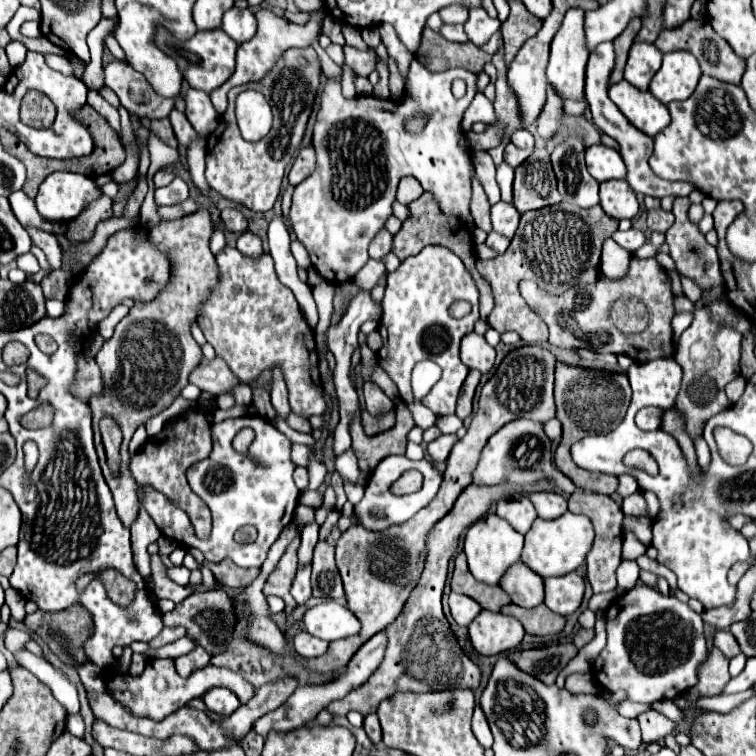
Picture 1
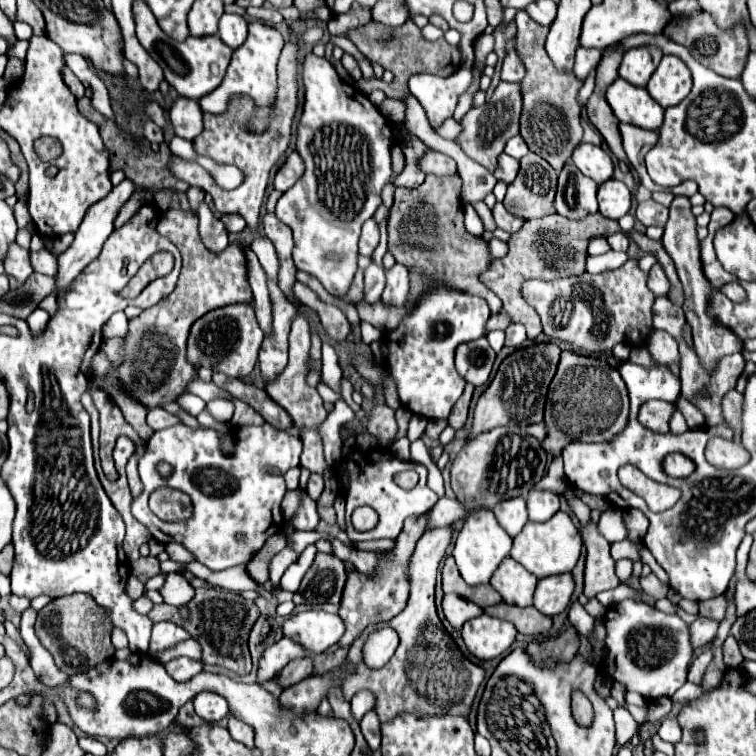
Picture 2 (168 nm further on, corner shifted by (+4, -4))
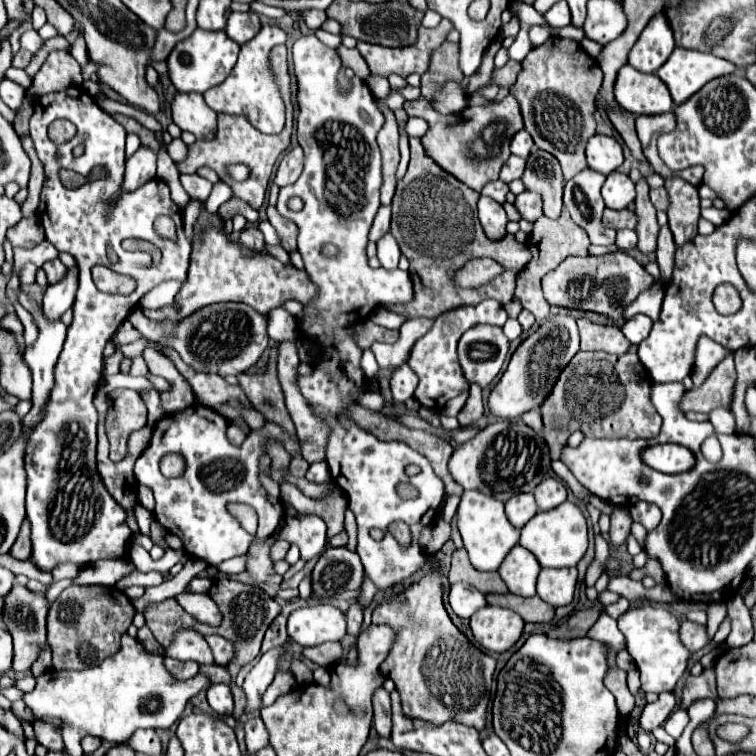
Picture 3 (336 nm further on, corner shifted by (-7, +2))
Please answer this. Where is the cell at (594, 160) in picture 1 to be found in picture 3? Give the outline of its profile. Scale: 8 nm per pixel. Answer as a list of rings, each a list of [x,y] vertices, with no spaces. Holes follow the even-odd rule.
[[[593,135],[587,143],[587,163],[591,169],[609,175],[623,163],[621,145],[607,135]]]

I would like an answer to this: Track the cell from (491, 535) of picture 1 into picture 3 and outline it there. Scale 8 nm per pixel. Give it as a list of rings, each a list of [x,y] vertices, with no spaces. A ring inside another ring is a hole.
[[[463,491],[457,513],[459,513],[459,519],[457,519],[459,533],[463,537],[465,549],[469,551],[471,565],[477,571],[497,571],[503,559],[507,557],[507,553],[519,543],[519,529],[515,529],[507,521],[503,503],[479,491]]]

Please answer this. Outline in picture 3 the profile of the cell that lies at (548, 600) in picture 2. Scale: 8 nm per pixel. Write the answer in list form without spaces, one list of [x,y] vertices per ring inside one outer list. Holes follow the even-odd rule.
[[[577,567],[541,569],[537,581],[537,595],[553,607],[569,605],[575,595],[575,585],[577,585]]]

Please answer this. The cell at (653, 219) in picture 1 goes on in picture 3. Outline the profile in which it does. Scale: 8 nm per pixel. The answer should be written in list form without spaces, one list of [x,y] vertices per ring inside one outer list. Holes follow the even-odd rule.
[[[653,189],[651,193],[649,193],[649,197],[651,197],[651,203],[653,203],[653,207],[657,209],[657,211],[667,211],[669,209],[669,197],[667,197],[667,191],[665,189]]]

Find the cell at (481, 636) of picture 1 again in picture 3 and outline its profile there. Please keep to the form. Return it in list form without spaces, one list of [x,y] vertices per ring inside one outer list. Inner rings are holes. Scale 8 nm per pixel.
[[[491,605],[479,609],[479,613],[471,617],[473,637],[479,641],[481,647],[495,653],[511,649],[519,641],[523,625],[523,619],[515,611]]]

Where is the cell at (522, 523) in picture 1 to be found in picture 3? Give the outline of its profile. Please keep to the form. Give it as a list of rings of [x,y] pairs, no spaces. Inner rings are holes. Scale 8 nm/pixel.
[[[517,493],[517,495],[513,495],[513,497],[505,503],[507,519],[509,519],[511,525],[517,527],[517,529],[521,529],[537,511],[539,511],[539,509],[537,509],[537,503],[535,503],[533,493]]]

